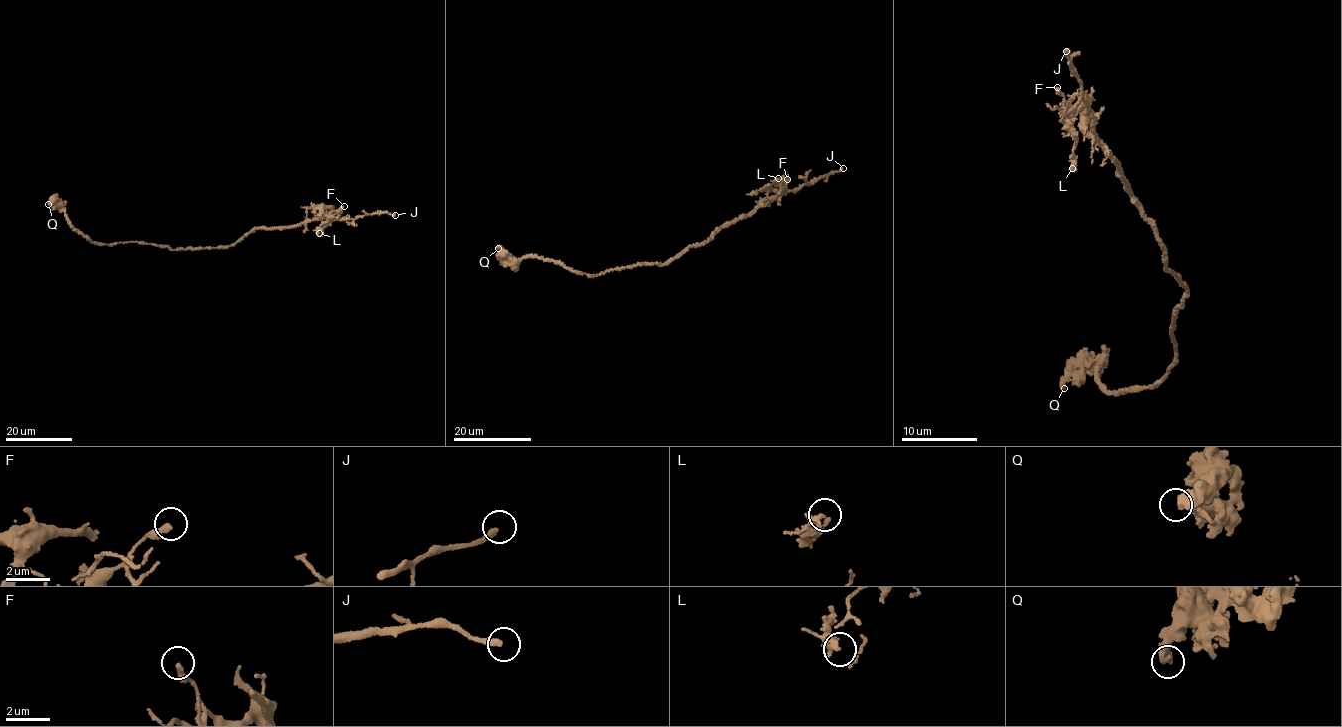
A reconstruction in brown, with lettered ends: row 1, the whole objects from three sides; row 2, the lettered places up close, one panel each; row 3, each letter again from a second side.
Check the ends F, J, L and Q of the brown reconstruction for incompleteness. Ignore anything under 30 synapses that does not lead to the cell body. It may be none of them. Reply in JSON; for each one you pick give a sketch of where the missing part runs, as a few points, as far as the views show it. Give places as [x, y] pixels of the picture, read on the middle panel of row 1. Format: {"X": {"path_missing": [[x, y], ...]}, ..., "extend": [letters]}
{"extend": ["J"]}

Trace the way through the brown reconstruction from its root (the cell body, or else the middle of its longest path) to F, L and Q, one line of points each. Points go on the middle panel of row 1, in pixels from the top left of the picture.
F: (686, 250), (701, 244), (723, 226), (771, 199), (782, 191), (787, 179)
L: (686, 250), (701, 244), (723, 226), (779, 195), (783, 191), (776, 183), (778, 178)
Q: (686, 250), (662, 264), (637, 263), (592, 275), (569, 270), (536, 256), (527, 256), (518, 261), (498, 248)

